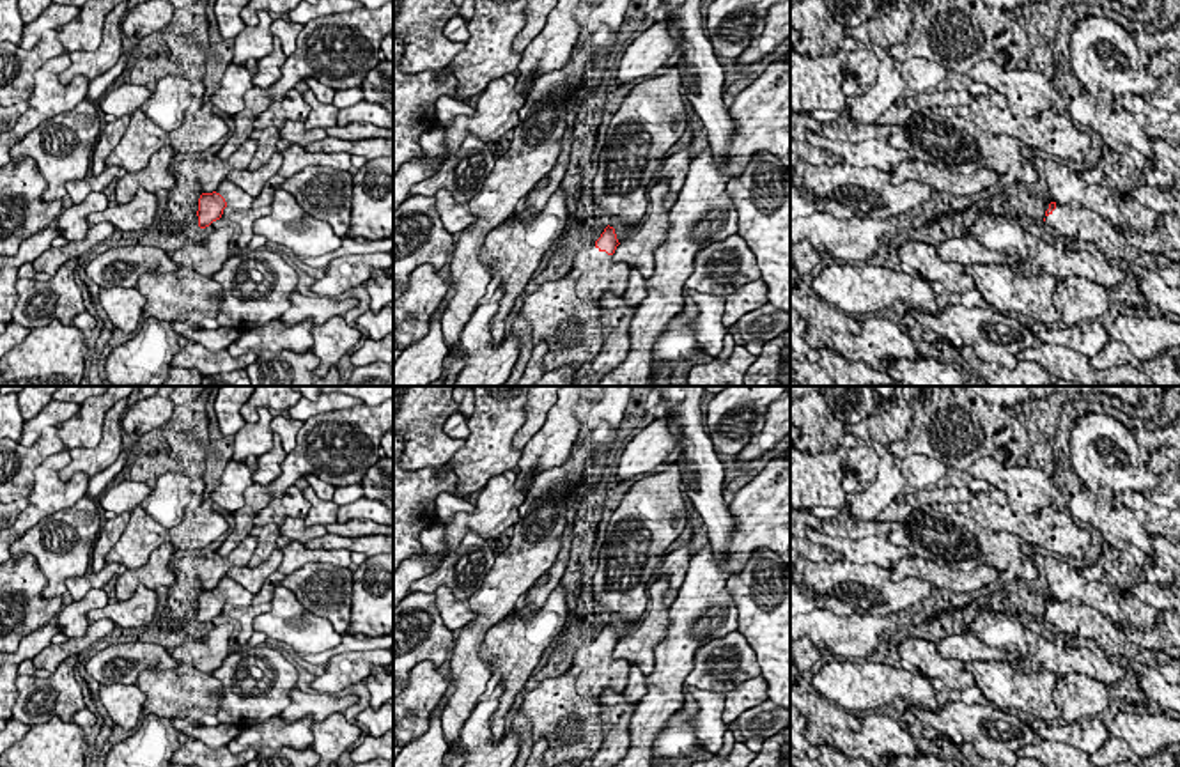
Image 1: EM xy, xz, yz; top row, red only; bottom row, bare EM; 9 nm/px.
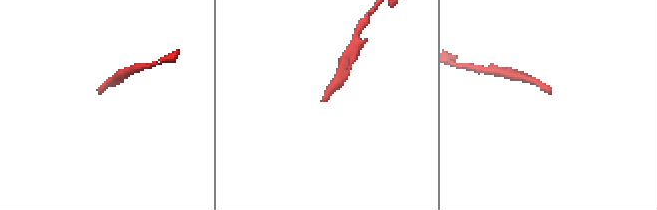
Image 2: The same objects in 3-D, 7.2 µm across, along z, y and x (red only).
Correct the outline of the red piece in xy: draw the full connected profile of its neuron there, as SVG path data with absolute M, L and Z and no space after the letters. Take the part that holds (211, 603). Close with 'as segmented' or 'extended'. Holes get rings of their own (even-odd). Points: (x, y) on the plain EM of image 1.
M225 576L216 588L202 590L198 595L197 613L191 616L197 624L206 625L213 618L220 616L223 606L232 602L236 606L252 606L253 593Z | extended

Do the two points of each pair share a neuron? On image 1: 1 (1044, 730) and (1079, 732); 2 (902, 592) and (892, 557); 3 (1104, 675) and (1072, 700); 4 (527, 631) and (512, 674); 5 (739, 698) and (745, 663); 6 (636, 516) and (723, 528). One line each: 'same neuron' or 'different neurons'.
1: same neuron
2: different neurons
3: different neurons
4: same neuron
5: different neurons
6: different neurons

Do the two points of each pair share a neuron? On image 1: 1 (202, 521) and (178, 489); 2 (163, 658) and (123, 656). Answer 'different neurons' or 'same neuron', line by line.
1: different neurons
2: same neuron

